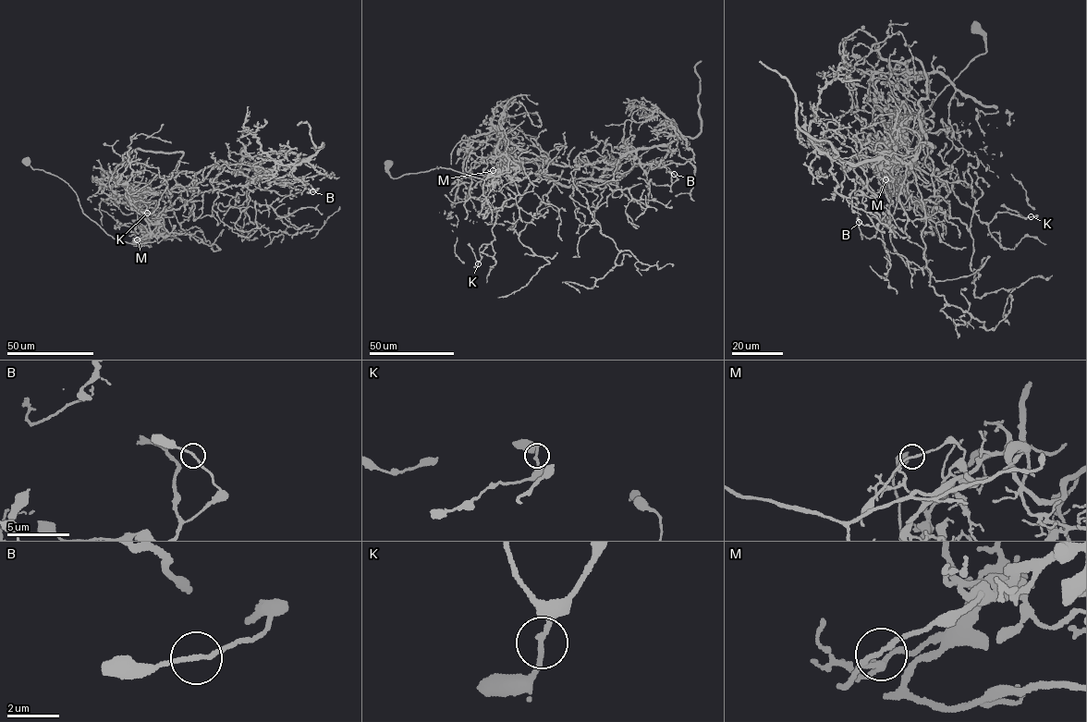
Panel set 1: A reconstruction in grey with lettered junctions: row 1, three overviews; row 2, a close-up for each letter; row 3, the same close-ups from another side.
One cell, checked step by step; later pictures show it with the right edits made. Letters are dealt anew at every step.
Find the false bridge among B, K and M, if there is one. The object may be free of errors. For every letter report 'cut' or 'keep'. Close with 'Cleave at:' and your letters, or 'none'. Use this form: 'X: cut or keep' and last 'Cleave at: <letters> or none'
B: keep
K: keep
M: cut
Cleave at: M

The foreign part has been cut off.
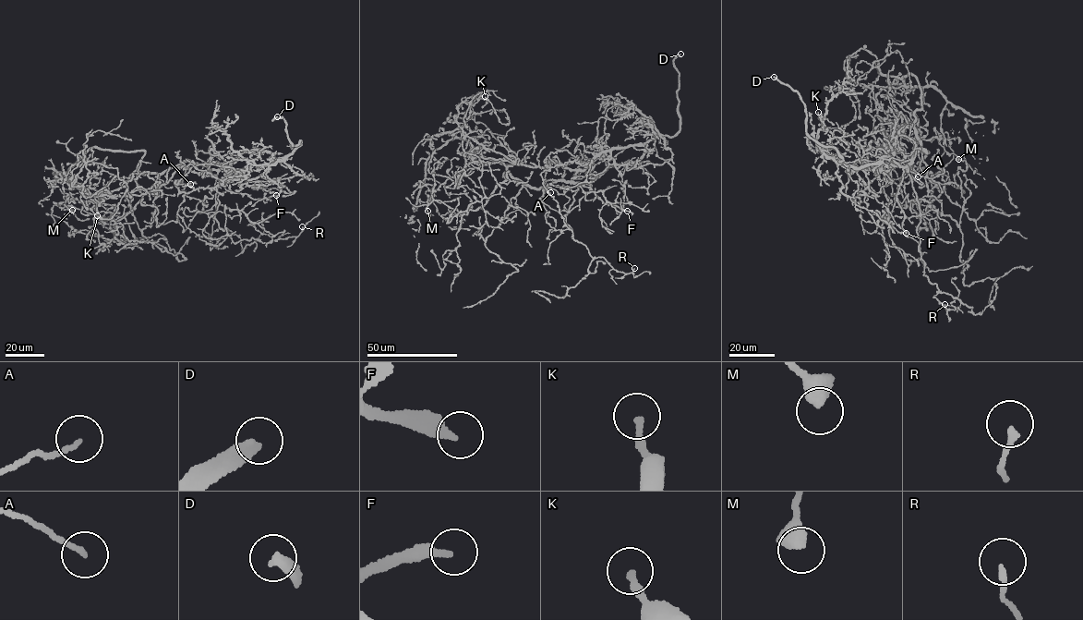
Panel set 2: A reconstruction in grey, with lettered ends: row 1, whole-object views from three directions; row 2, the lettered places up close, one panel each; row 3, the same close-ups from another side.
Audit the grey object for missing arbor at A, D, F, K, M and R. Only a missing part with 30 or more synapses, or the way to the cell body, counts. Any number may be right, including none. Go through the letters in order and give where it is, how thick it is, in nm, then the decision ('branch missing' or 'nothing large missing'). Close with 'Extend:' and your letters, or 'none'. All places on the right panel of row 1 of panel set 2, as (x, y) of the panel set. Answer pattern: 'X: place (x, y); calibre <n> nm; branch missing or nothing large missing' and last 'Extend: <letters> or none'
A: place (918, 176); calibre 160 nm; nothing large missing
D: place (774, 77); calibre 360 nm; branch missing
F: place (906, 233); calibre 300 nm; branch missing
K: place (818, 112); calibre 240 nm; nothing large missing
M: place (958, 159); calibre 500 nm; nothing large missing
R: place (944, 304); calibre 170 nm; nothing large missing
Extend: D, F

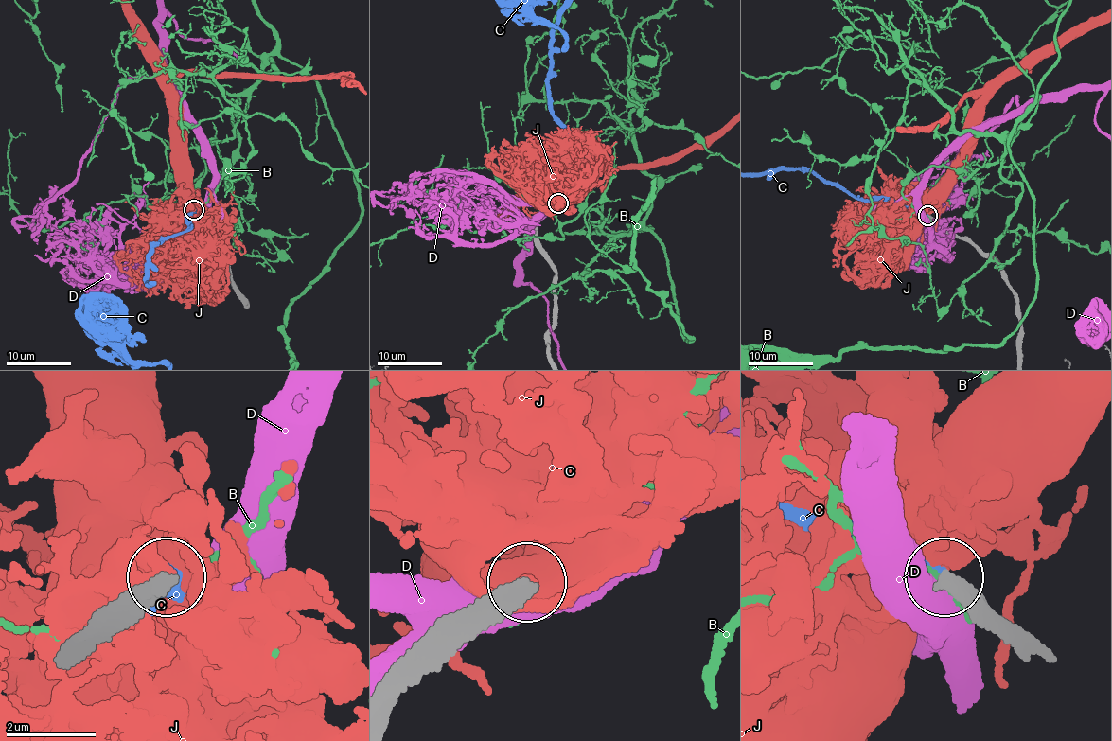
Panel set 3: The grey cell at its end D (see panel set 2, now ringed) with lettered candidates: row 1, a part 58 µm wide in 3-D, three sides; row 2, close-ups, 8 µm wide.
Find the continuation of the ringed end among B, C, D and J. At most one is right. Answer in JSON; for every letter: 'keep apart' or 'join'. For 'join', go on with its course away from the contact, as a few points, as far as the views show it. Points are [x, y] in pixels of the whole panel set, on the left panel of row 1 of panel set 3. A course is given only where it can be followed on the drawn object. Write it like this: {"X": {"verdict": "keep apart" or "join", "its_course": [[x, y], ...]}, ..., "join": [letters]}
{"B": {"verdict": "keep apart"}, "C": {"verdict": "join", "its_course": [[193, 211], [185, 233], [150, 247], [147, 256], [146, 287], [152, 282], [140, 286], [101, 312], [107, 312]]}, "D": {"verdict": "keep apart"}, "J": {"verdict": "keep apart"}, "join": ["C"]}

